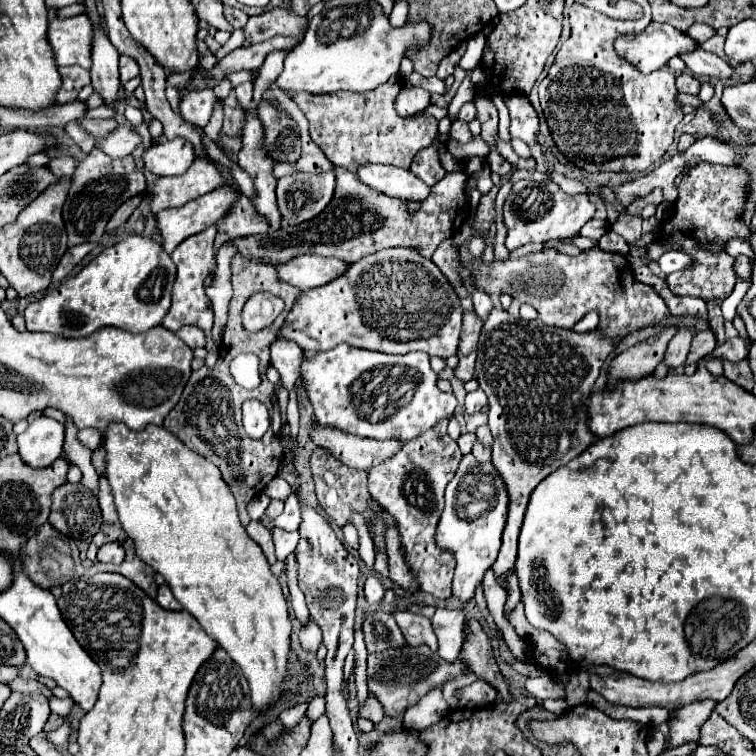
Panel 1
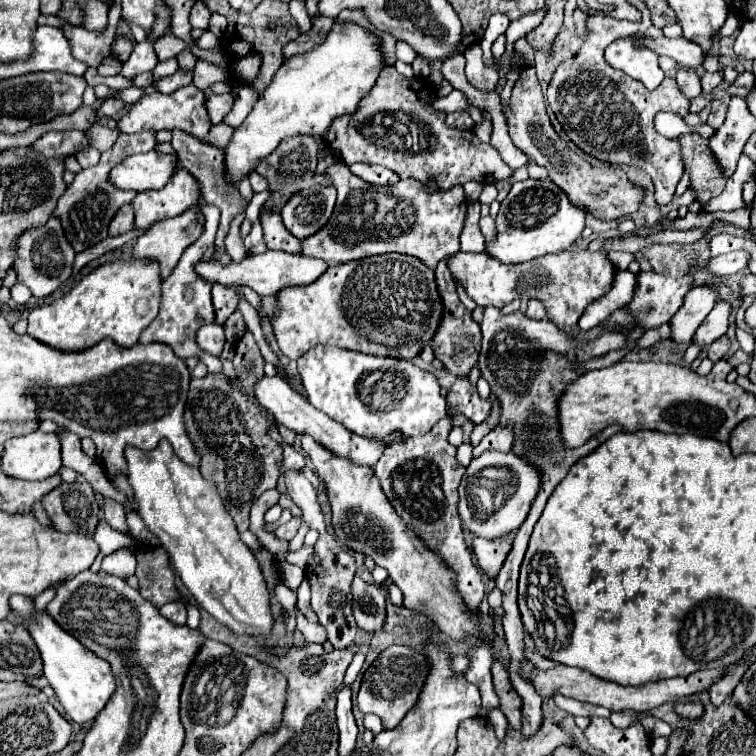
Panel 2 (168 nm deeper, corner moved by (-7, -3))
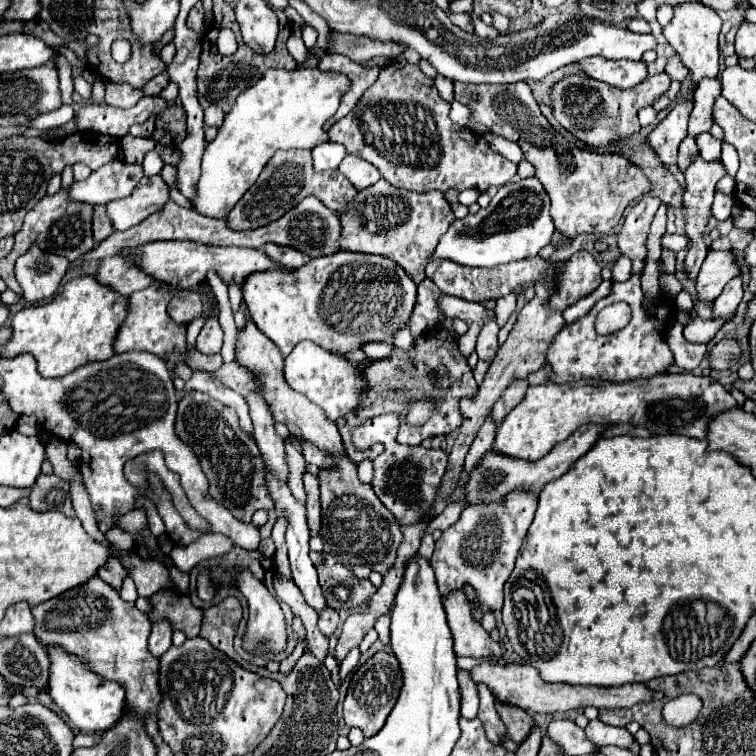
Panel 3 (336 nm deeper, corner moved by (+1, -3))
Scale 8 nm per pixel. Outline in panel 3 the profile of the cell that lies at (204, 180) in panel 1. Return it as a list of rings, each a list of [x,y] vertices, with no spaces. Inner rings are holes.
[[[156,174],[142,178],[128,198],[106,204],[106,214],[114,230],[128,230],[134,224],[140,224],[146,216],[158,212],[158,208],[162,208],[168,198],[168,186],[162,176]]]

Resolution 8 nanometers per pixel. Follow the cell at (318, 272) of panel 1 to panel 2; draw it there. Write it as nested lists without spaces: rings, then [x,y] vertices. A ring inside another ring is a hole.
[[[268,250],[268,252],[258,254],[258,256],[246,256],[240,264],[238,262],[230,262],[228,266],[222,266],[218,260],[208,260],[208,262],[196,264],[196,272],[204,280],[220,282],[224,286],[234,286],[234,284],[238,284],[238,286],[250,286],[260,296],[278,294],[280,290],[292,288],[292,286],[312,284],[326,270],[328,270],[328,264],[324,260],[306,258],[302,254],[288,254],[288,252],[282,252],[282,250]]]

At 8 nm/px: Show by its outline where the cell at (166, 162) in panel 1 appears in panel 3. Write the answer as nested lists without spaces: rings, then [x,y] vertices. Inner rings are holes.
[[[122,160],[110,162],[94,170],[86,180],[70,186],[68,198],[84,204],[108,204],[118,198],[130,196],[134,184],[142,178],[142,166],[132,166]]]

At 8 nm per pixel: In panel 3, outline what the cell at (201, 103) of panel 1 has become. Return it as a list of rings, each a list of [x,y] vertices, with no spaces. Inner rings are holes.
[[[146,96],[136,106],[126,108],[126,110],[92,102],[92,104],[84,104],[74,114],[74,122],[78,130],[82,132],[102,132],[110,136],[126,136],[132,124],[148,120],[150,112],[160,114],[162,110],[166,110],[166,100],[162,100],[160,96],[154,96],[154,98]]]

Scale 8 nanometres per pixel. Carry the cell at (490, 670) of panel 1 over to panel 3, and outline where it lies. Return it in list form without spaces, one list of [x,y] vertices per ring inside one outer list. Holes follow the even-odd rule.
[[[496,704],[496,710],[502,718],[502,722],[506,724],[506,730],[508,730],[508,738],[514,740],[516,744],[522,744],[530,730],[534,728],[534,720],[528,712],[522,712],[518,708],[510,708],[506,704]]]

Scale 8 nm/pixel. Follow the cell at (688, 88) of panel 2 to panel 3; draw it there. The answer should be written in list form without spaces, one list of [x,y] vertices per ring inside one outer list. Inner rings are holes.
[[[678,54],[672,56],[672,58],[668,58],[668,62],[666,62],[666,74],[672,80],[678,80],[678,82],[682,82],[688,76],[688,68],[684,68],[684,64],[682,64],[682,60],[680,60]]]

